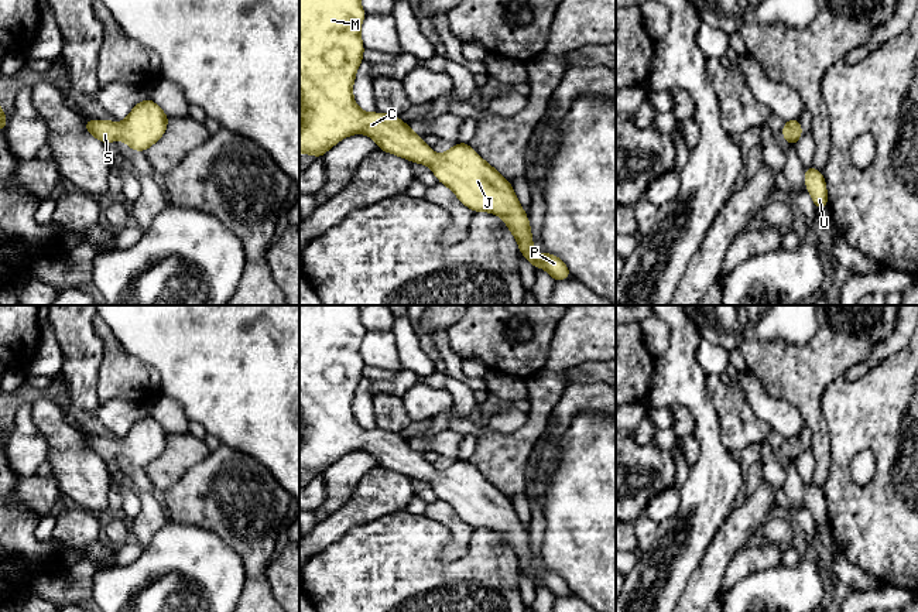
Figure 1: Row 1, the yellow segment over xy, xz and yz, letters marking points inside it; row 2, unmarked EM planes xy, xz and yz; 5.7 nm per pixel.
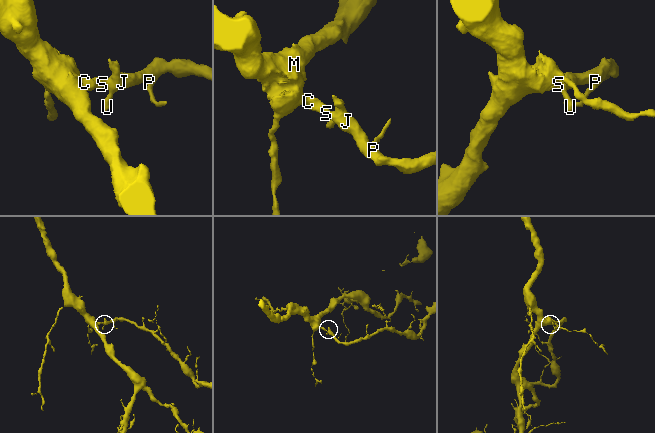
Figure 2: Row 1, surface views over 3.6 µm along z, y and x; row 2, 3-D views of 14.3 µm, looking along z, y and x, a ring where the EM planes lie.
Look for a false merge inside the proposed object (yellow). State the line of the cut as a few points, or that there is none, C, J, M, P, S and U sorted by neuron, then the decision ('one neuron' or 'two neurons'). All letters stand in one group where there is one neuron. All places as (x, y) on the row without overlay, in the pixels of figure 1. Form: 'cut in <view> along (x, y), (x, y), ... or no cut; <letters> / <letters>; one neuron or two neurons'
no cut; C J M P S U; one neuron

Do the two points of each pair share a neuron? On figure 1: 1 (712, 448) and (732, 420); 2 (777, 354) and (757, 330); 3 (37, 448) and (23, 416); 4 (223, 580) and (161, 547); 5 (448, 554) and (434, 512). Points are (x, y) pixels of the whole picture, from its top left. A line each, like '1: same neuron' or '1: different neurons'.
1: different neurons
2: different neurons
3: same neuron
4: same neuron
5: same neuron

